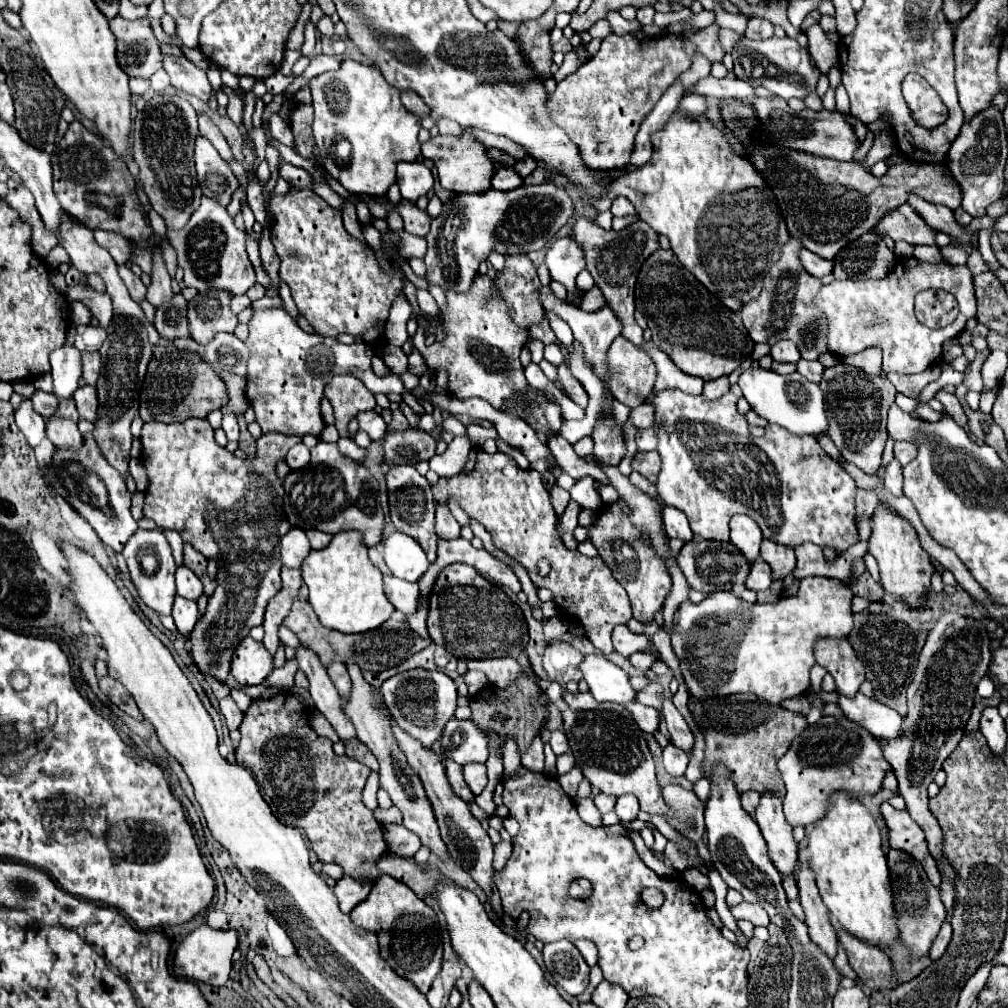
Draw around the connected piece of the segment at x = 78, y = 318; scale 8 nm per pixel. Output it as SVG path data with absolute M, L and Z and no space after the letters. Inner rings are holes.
M71 303L71 323L77 325L87 325L91 319L91 311L83 307L81 303Z

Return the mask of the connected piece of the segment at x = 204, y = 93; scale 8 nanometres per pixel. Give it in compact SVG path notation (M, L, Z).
M165 55L163 59L163 69L171 77L171 85L191 93L203 101L209 101L213 97L213 87L205 75L203 69L193 65L191 61L175 55Z

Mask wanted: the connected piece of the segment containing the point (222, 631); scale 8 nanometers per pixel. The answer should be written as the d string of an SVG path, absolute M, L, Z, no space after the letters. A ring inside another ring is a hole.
M187 419L183 423L145 423L141 431L143 453L141 461L149 475L149 487L145 491L143 515L153 519L161 529L175 529L185 543L195 545L201 555L219 563L219 587L209 599L207 613L199 619L191 633L193 659L201 673L213 675L219 681L229 679L229 665L235 647L249 629L263 623L263 613L269 599L281 589L281 557L279 541L289 531L289 521L283 515L283 481L275 477L275 467L285 459L287 451L301 443L299 437L283 437L281 433L262 434L256 440L256 457L237 459L225 447L219 447L213 437L213 427L207 419Z

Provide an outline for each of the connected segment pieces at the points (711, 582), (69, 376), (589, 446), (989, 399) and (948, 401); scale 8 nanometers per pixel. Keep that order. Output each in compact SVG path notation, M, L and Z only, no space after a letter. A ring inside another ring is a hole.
M689 541L683 545L683 549L677 555L677 565L681 567L687 583L691 589L703 591L703 593L715 593L715 591L731 591L733 583L743 583L747 579L747 561L735 549L731 543L721 541Z
M63 345L51 353L51 375L55 385L55 395L59 399L67 399L79 387L77 381L81 377L81 351L75 345Z
M590 436L580 439L573 447L580 458L591 457L593 455L594 443Z
M993 389L983 390L980 397L980 410L990 414L995 400L996 394Z
M941 389L941 391L935 393L935 399L939 399L939 401L943 403L945 411L947 411L951 417L955 417L955 421L957 421L961 427L967 425L967 417L965 417L965 413L963 413L963 409L961 409L961 403L959 403L959 399L957 399L955 395L951 395L951 393L947 393L947 391Z

